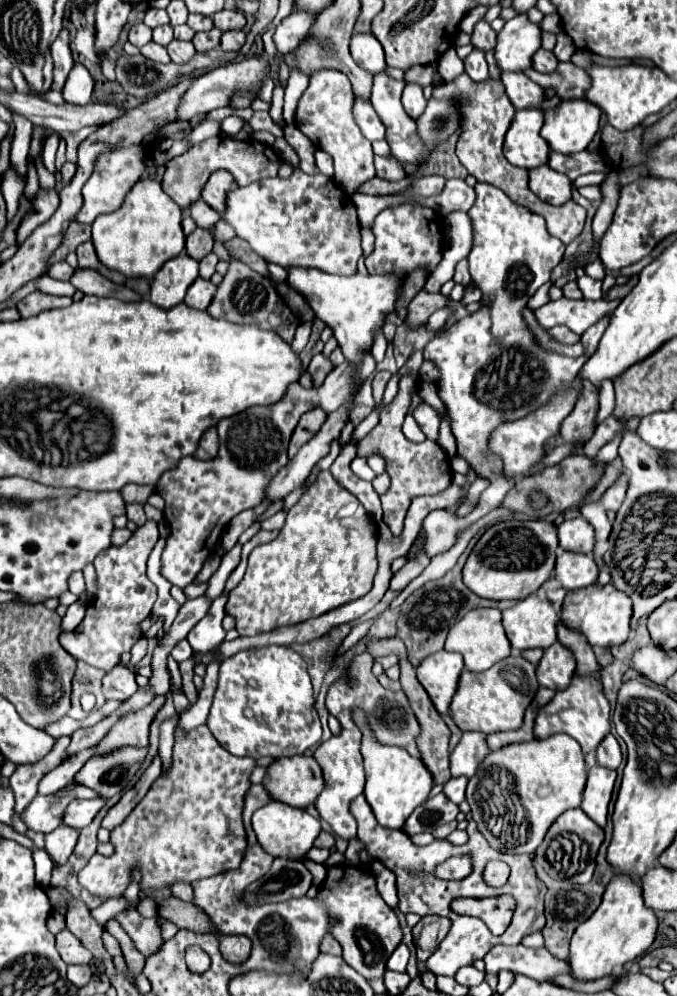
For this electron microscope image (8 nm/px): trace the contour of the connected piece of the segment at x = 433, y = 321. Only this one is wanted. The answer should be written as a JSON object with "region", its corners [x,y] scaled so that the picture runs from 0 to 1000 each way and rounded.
{"region":[[[647,310],[647,312],[644,312],[644,314],[638,314],[638,318],[632,320],[629,328],[632,328],[635,332],[650,332],[650,330],[659,326],[662,316],[665,316],[665,312],[662,312],[662,310]]]}

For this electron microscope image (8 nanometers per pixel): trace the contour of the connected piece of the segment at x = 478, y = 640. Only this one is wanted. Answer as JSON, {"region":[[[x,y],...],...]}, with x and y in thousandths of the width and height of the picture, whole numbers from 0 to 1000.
{"region":[[[697,611],[691,617],[685,617],[659,640],[659,654],[674,654],[685,660],[685,668],[691,674],[718,674],[736,664],[747,662],[753,658],[753,644],[747,642],[739,613],[736,611]]]}

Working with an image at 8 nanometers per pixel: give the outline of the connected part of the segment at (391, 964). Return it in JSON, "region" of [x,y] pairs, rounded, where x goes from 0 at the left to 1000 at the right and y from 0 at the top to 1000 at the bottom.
{"region":[[[591,947],[585,951],[585,955],[579,957],[579,961],[573,963],[573,973],[588,975],[588,977],[597,977],[600,975],[600,969],[603,969],[603,963],[606,963],[606,953],[597,947]]]}

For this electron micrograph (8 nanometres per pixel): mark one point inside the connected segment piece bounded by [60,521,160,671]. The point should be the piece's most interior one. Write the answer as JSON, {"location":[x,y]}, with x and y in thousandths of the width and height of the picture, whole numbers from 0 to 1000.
{"location":[185,599]}

